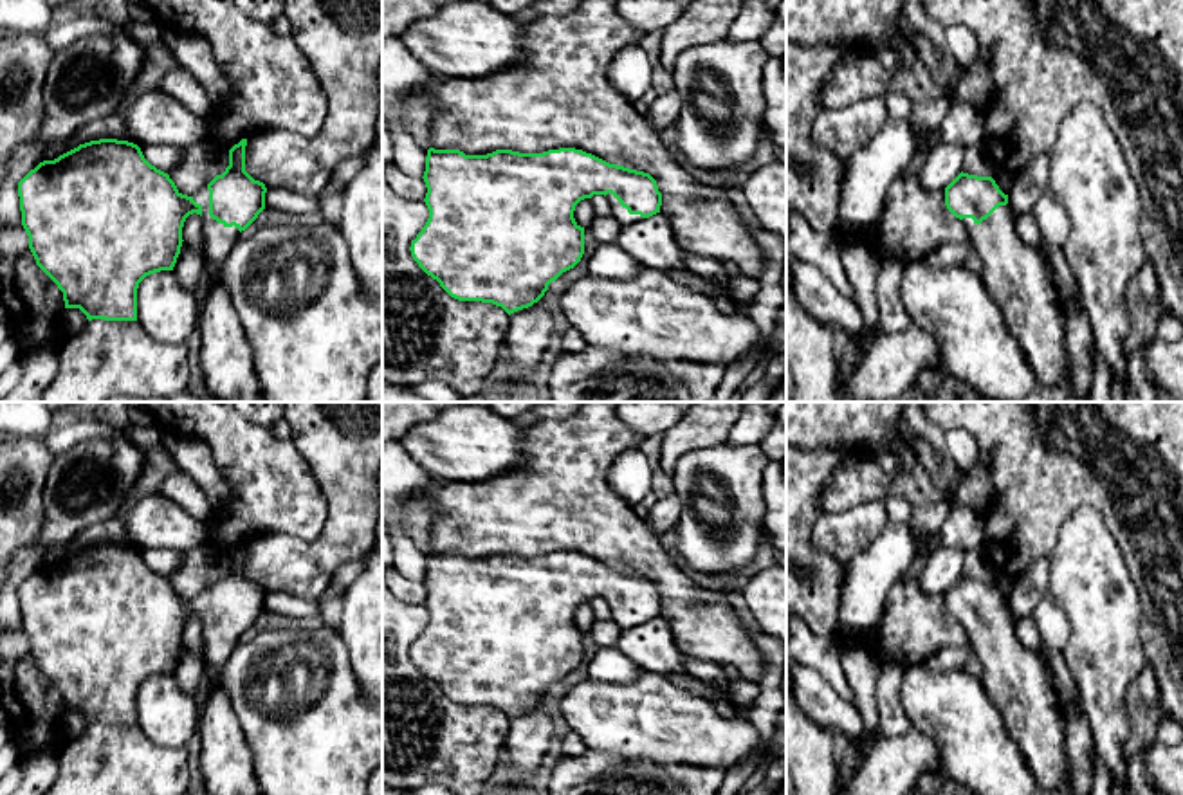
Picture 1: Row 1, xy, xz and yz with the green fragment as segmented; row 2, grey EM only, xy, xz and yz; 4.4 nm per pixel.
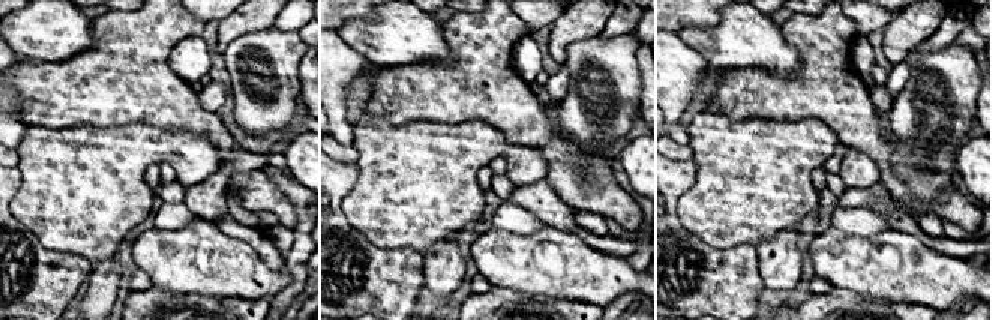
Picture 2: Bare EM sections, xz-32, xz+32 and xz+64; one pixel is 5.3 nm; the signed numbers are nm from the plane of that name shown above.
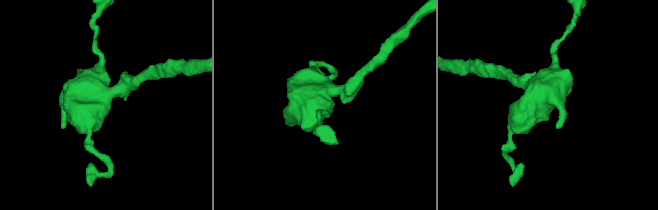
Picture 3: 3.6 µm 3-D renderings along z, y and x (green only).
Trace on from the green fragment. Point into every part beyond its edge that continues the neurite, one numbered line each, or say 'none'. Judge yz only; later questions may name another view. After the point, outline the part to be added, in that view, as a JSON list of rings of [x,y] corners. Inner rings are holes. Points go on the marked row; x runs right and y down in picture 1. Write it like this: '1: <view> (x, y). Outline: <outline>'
1: yz (1017, 280). Outline: [[[999,206],[979,225],[961,220],[981,261],[986,288],[1041,386],[1064,386],[1069,357],[1059,290],[1041,254],[1015,229],[1012,206]]]

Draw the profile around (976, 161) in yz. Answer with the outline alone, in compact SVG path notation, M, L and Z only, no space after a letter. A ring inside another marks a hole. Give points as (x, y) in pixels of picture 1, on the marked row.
M979 142L976 146L965 148L961 171L968 173L968 175L992 177L994 178L997 173L997 168L990 160L990 155L988 155L985 144Z

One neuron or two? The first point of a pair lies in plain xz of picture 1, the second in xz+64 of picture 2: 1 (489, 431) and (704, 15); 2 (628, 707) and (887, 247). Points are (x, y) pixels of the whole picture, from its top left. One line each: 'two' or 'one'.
1: two
2: one

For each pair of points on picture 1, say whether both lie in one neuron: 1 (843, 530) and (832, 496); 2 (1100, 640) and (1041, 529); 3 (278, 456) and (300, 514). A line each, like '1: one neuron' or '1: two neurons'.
1: two neurons
2: two neurons
3: one neuron

